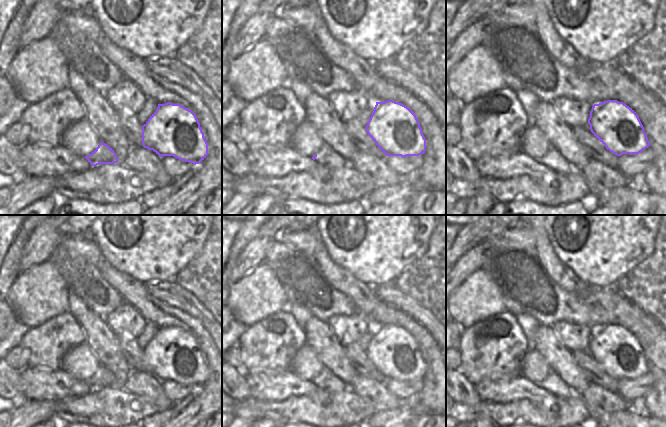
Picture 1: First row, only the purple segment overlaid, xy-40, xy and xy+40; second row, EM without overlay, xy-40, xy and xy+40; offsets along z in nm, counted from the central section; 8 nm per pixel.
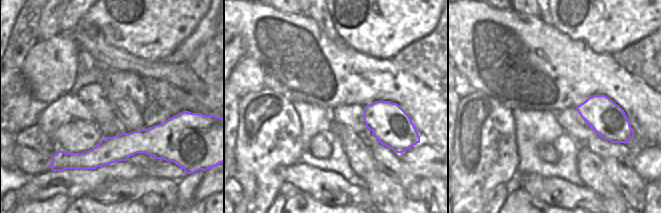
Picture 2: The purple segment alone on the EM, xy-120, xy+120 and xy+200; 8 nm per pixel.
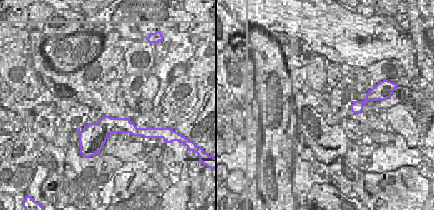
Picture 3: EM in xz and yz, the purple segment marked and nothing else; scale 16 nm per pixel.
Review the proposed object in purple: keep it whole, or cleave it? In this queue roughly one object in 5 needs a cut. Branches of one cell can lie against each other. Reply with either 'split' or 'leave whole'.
leave whole

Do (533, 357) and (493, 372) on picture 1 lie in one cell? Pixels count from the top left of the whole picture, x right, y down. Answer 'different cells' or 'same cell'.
different cells

